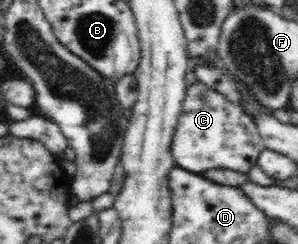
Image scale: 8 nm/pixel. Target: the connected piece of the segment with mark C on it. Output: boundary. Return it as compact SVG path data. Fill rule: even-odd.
M200 81L187 88L171 145L176 166L198 176L206 173L206 169L218 168L228 168L247 175L264 148L254 118L242 107L232 104L224 94Z

